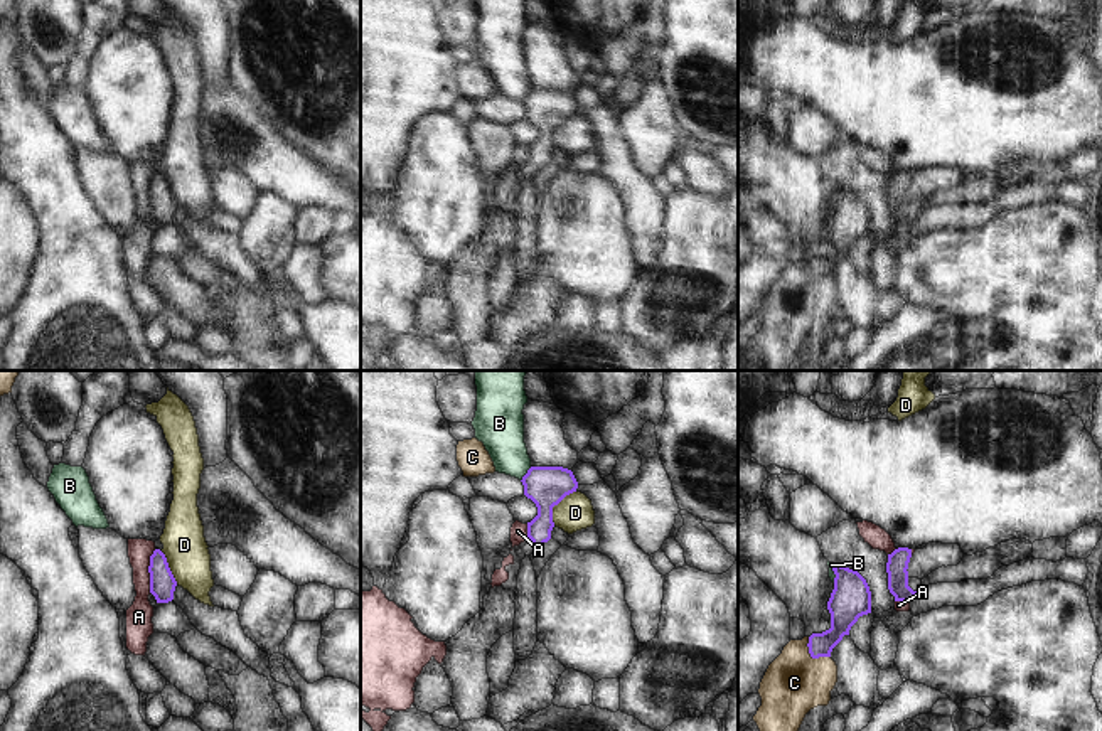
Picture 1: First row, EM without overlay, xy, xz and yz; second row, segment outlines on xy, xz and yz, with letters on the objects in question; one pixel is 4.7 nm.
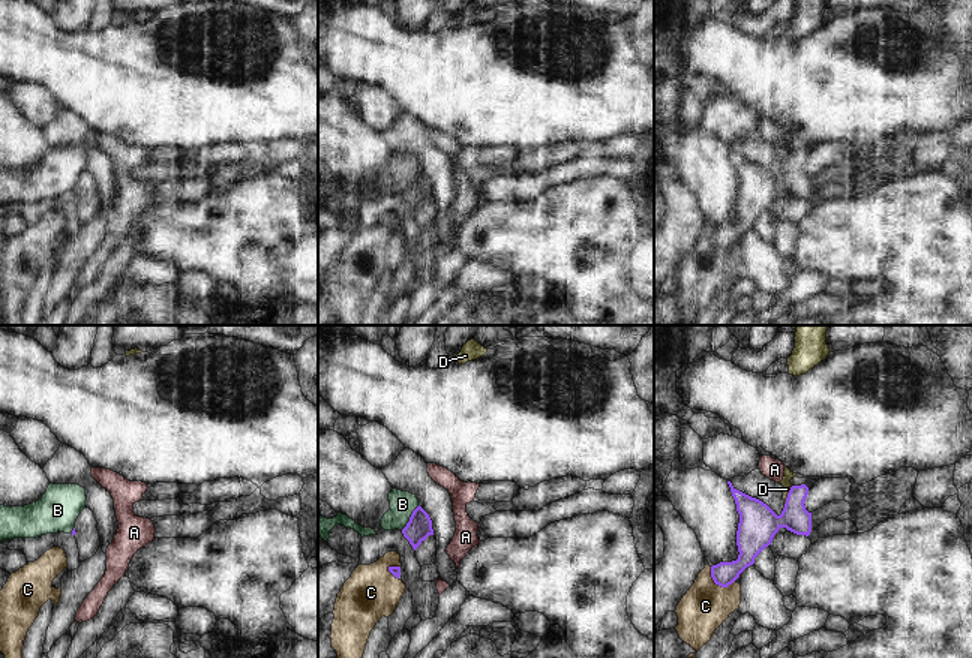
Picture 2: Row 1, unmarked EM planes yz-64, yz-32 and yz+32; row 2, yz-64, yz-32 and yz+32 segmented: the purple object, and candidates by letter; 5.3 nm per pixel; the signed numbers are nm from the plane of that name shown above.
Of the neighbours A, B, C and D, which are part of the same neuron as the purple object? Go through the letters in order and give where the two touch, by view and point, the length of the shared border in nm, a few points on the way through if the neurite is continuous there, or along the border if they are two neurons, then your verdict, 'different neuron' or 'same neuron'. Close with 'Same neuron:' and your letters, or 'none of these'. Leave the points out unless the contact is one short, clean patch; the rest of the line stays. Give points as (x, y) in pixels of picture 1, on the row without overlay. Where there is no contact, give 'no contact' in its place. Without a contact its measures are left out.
A: contact xy (149, 194); length 220 nm; border xy (155, 172), (149, 189), (149, 214); different neuron
B: contact xz (526, 96); length 90 nm; border xz (531, 90), (521, 103); different neuron
C: contact yz (811, 278); length 150 nm; border yz (807, 260), (807, 275), (813, 280), (829, 280); different neuron
D: contact xz (555, 127); length 200 nm; border xz (575, 113), (553, 130), (553, 147); different neuron
Same neuron: none of these

